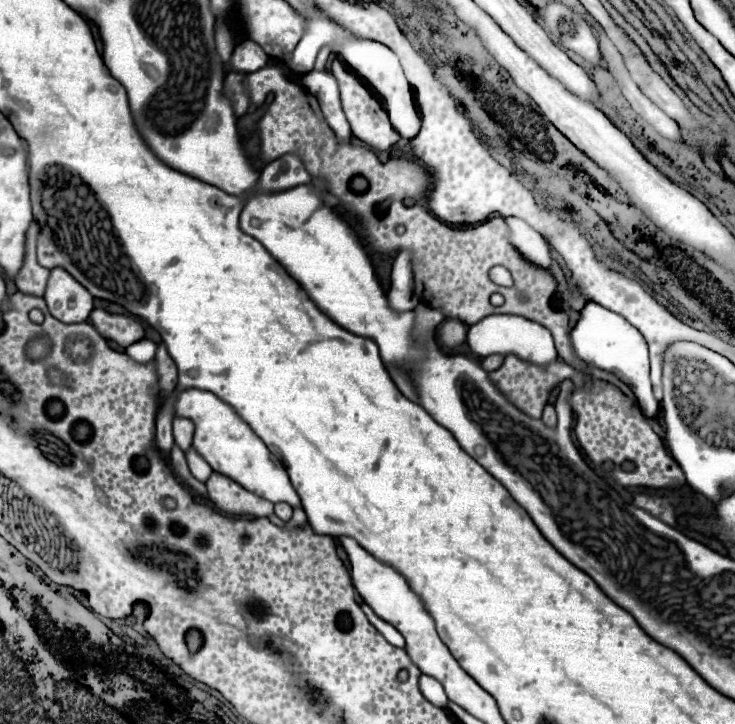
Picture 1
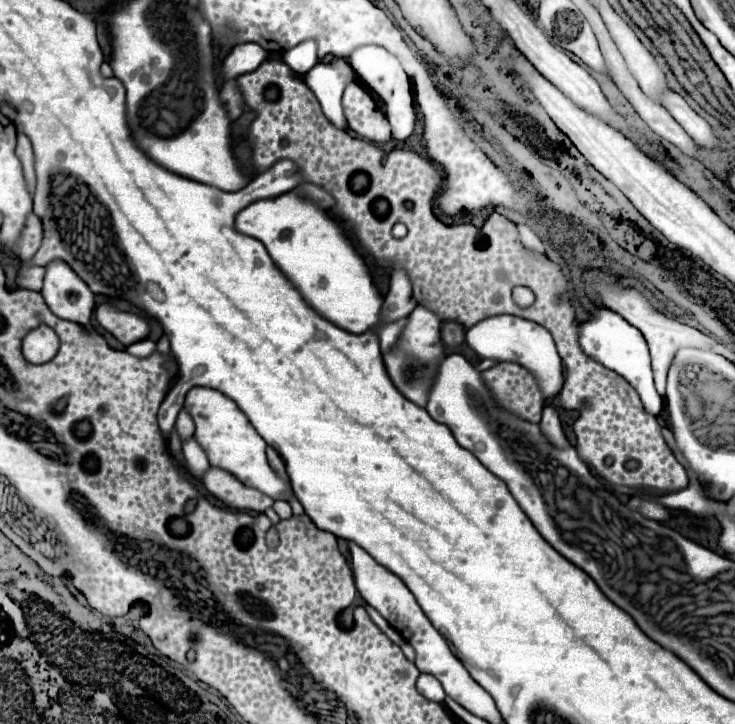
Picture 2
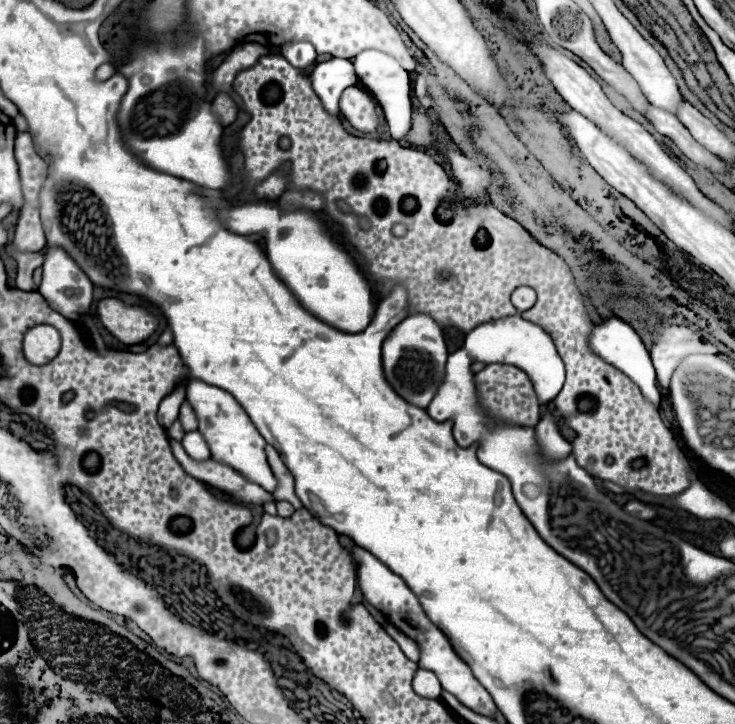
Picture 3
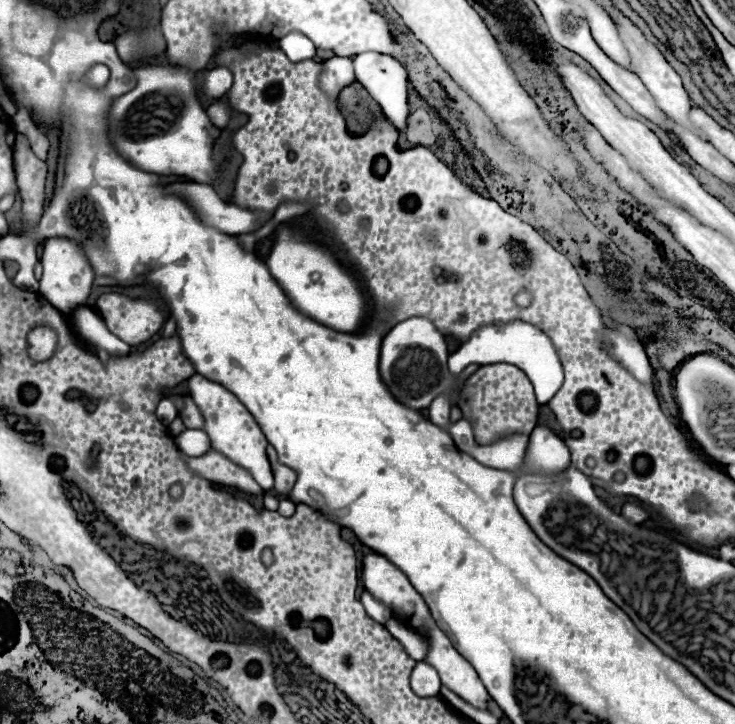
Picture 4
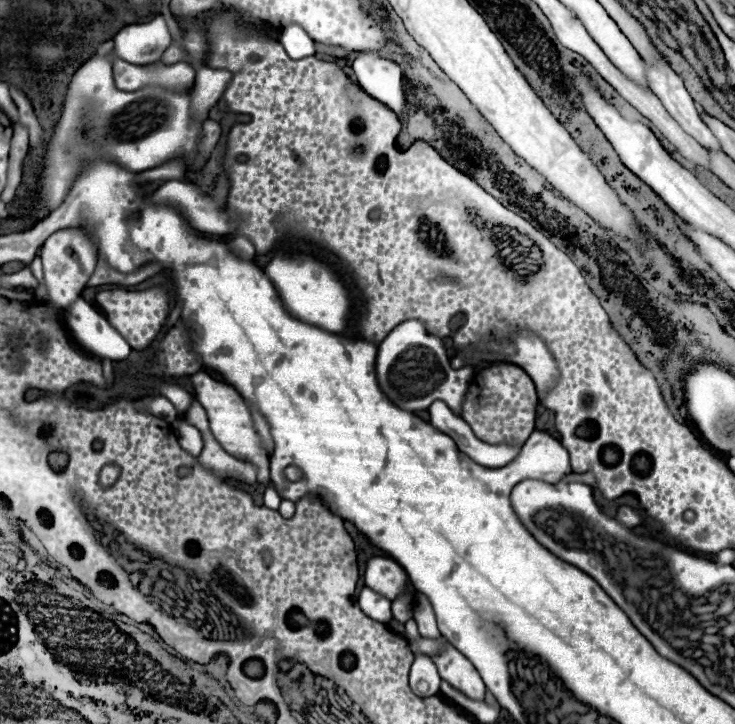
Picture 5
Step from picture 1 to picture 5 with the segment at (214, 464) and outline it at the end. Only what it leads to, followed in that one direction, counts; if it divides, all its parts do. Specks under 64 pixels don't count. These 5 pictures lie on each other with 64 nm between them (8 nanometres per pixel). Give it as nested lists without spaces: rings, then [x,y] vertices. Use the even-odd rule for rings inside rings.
[[[196,372],[192,376],[192,388],[196,392],[196,400],[202,404],[202,408],[208,414],[208,422],[210,422],[210,432],[216,438],[216,442],[234,458],[250,462],[258,468],[258,482],[268,486],[270,484],[270,468],[268,468],[268,454],[264,452],[264,444],[260,442],[260,436],[254,428],[254,420],[250,414],[250,408],[246,406],[246,402],[242,400],[242,396],[238,396],[238,392],[222,382],[216,382],[214,378],[210,378],[206,372]]]

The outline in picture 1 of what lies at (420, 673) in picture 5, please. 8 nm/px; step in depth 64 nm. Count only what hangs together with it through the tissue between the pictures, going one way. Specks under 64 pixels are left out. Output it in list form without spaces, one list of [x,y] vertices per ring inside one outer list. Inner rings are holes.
[[[420,676],[420,690],[424,694],[424,698],[428,702],[432,702],[434,706],[438,708],[448,708],[448,698],[446,698],[446,692],[442,688],[442,684],[436,680],[436,678],[430,678],[430,676]]]

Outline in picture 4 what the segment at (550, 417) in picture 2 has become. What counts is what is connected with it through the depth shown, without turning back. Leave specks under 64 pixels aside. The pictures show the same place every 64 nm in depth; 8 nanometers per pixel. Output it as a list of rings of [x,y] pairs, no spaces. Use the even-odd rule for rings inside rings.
[[[536,426],[530,434],[530,446],[523,470],[554,475],[570,464],[570,450],[548,426]]]

